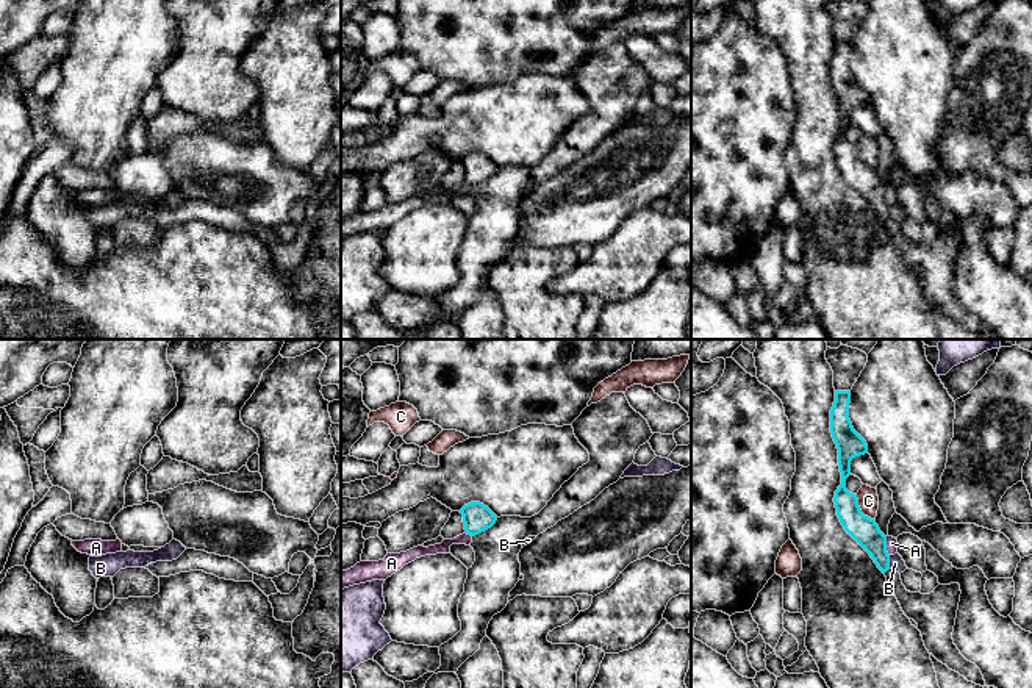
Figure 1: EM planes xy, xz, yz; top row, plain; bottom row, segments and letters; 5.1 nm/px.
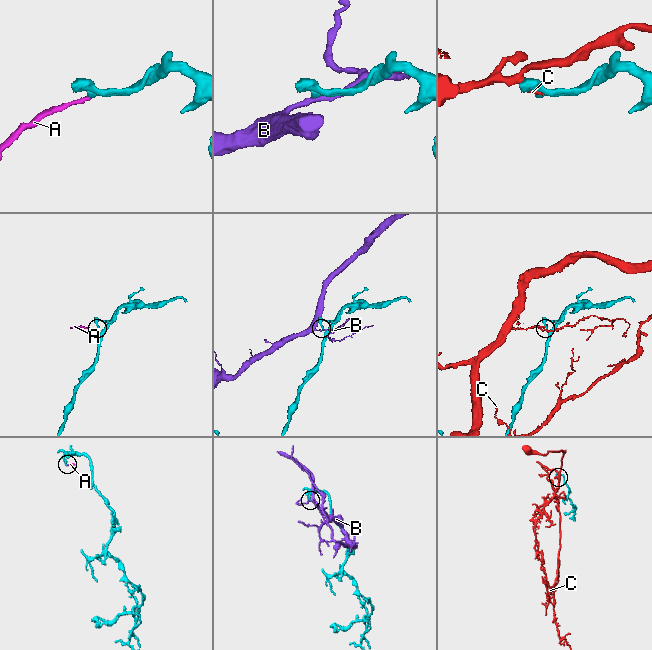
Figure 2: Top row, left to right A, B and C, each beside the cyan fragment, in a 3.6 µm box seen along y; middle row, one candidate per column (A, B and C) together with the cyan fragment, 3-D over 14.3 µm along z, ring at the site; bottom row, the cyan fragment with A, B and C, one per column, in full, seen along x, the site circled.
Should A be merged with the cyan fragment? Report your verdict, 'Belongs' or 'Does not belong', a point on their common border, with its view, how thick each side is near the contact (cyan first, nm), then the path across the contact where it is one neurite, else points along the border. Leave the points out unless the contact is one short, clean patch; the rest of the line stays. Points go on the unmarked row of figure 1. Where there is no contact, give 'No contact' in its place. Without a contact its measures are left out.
Does not belong. Touches cyan at yz (885, 196). Thickness 140 nm (cyan) against 60 nm. Boundary: yz (885, 186), (888, 205)

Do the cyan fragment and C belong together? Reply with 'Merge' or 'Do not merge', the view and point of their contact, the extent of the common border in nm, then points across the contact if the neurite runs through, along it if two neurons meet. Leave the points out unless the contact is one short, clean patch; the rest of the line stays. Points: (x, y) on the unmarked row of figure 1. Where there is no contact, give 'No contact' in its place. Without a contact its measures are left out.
Do not merge. Touches cyan at yz (860, 160). Shared border 160 nm. Boundary: yz (856, 146), (859, 158), (873, 169)

